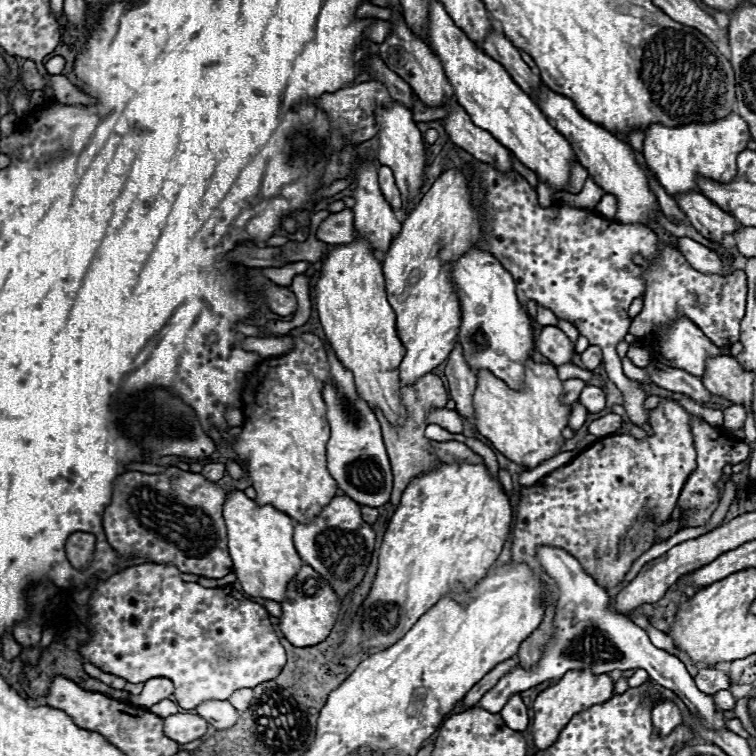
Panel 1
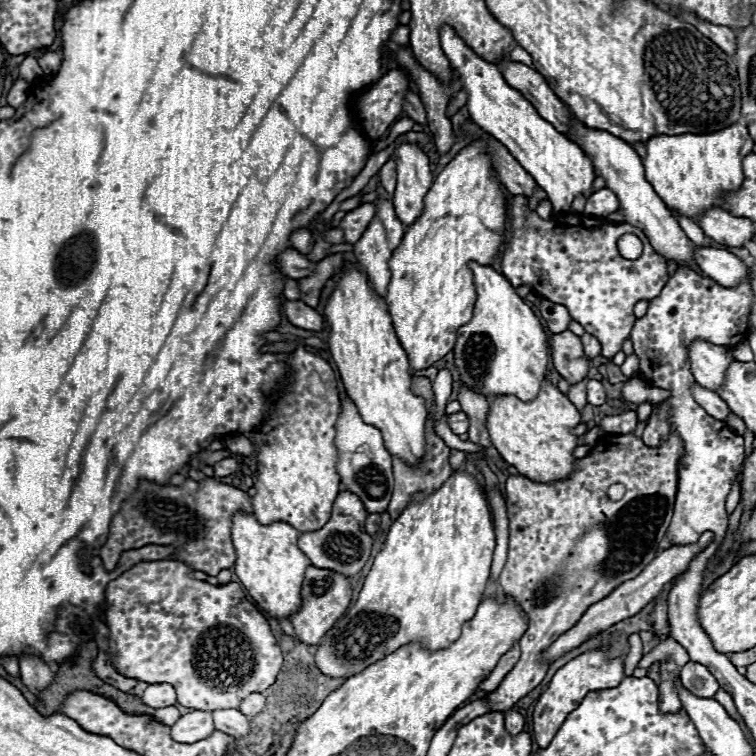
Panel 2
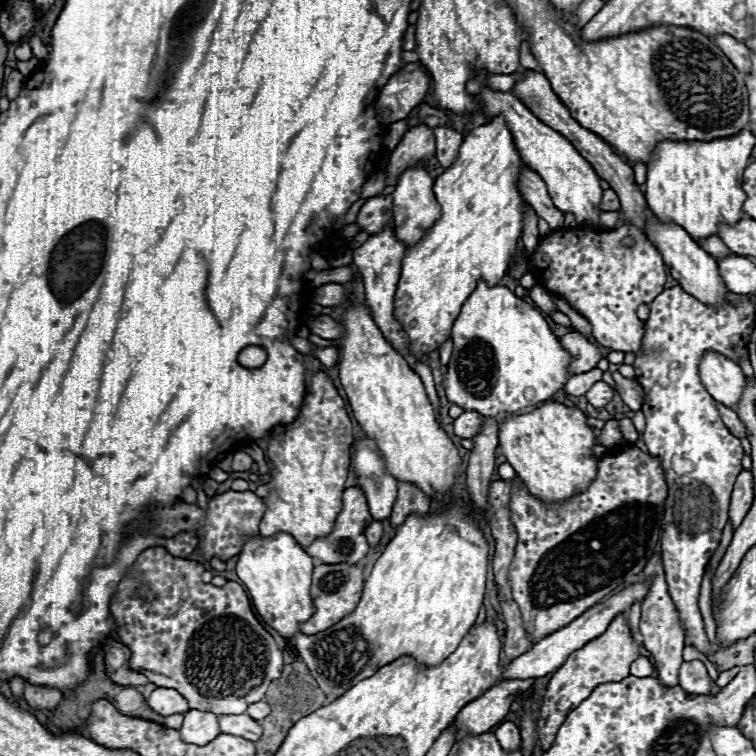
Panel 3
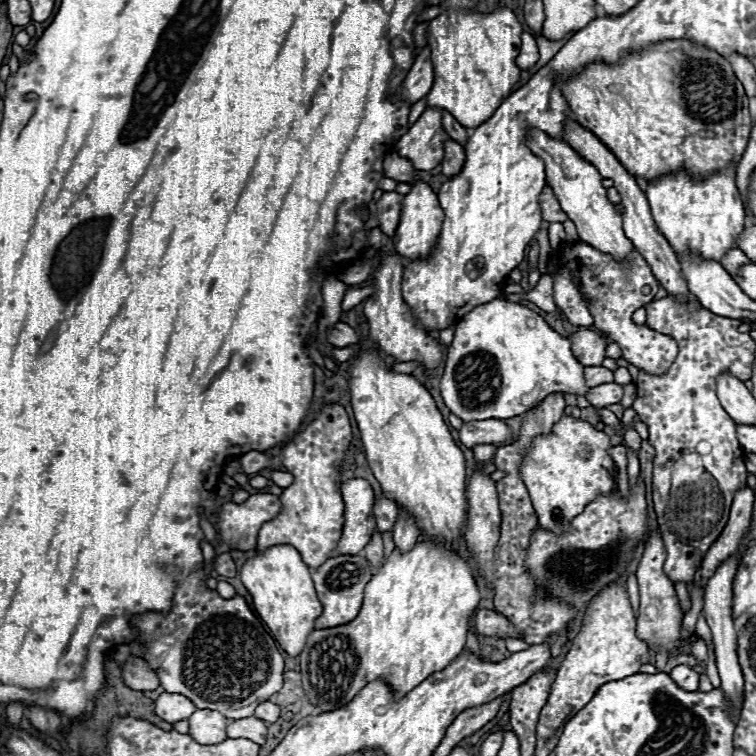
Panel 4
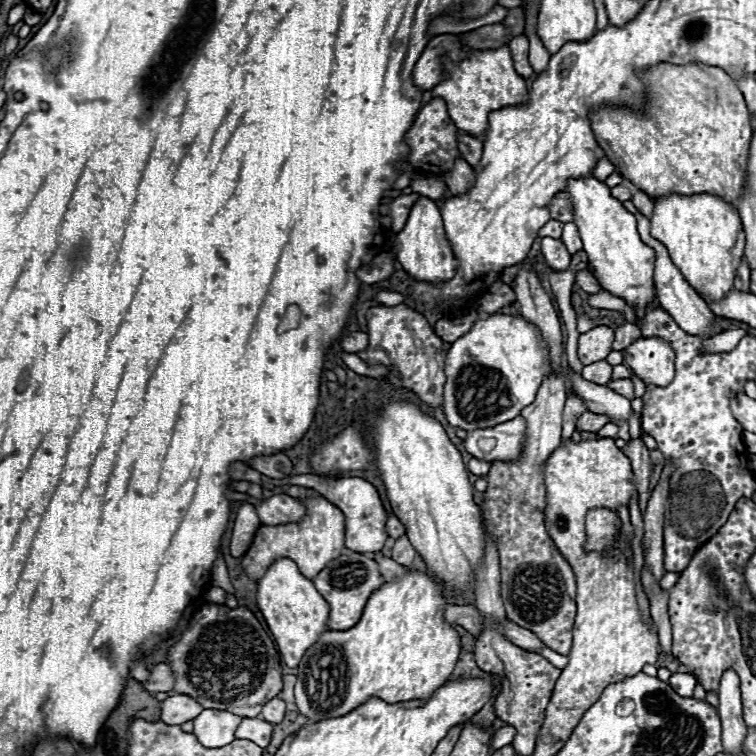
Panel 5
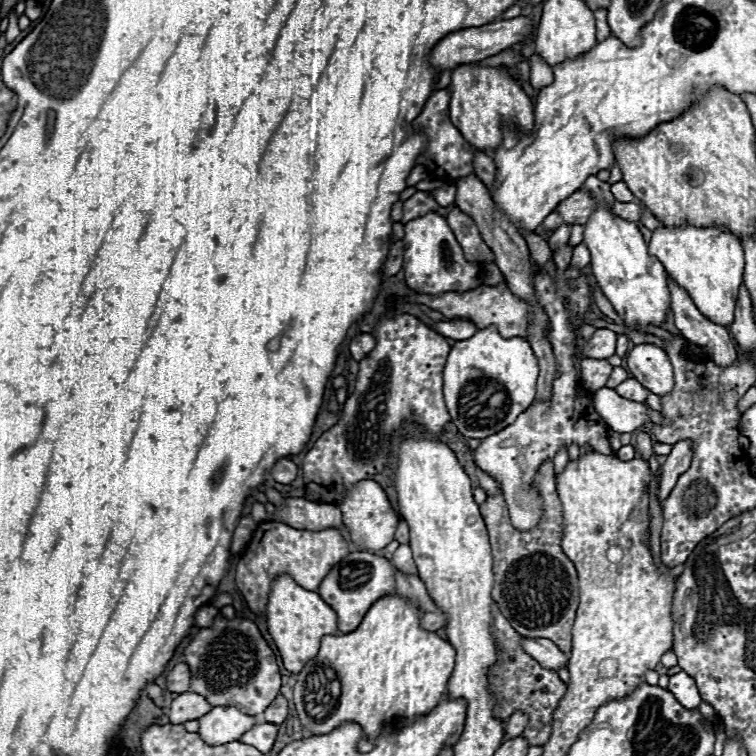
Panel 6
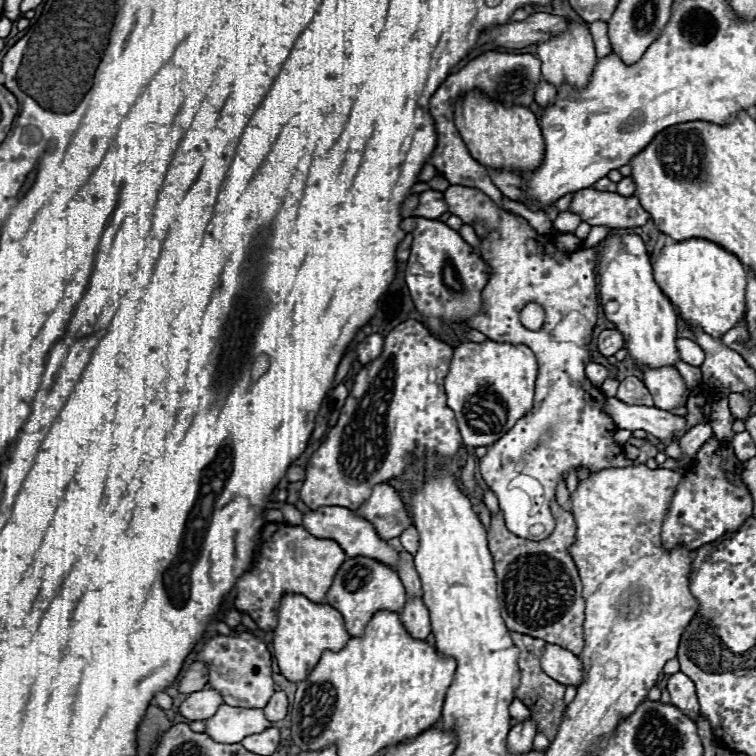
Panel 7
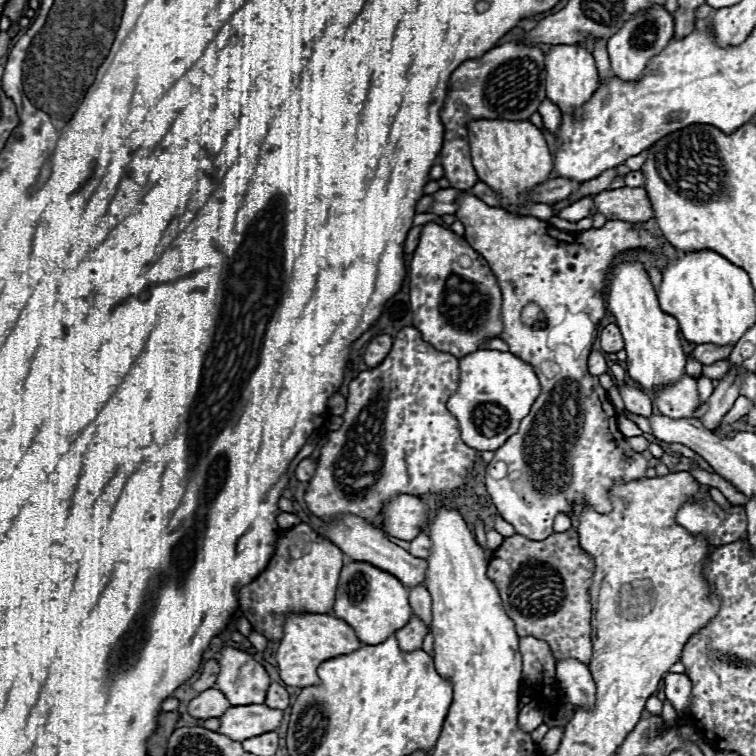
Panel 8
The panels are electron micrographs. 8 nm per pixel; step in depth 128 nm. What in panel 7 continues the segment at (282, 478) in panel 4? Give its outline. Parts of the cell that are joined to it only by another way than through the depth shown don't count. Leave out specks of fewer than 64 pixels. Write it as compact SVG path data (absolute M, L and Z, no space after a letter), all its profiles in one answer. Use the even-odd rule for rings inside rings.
M388 484L374 486L372 496L362 504L362 508L356 510L356 514L372 522L378 536L384 540L398 538L408 526L412 526L406 504L402 502L400 494Z

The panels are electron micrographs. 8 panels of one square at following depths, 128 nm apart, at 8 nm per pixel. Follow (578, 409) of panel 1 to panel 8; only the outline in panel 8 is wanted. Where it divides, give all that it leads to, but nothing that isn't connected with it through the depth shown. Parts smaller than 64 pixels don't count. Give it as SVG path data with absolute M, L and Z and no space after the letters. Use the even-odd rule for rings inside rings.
M592 350L590 356L588 356L588 370L592 376L600 376L604 372L608 372L608 366L606 366L606 358L602 352L598 350Z

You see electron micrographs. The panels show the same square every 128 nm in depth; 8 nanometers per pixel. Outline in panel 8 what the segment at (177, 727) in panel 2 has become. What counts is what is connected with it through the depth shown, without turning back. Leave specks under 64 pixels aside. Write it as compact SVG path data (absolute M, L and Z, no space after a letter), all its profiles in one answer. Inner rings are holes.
M250 704L242 708L230 708L220 716L220 734L232 740L248 740L266 732L274 732L282 722L282 710L268 708L266 704Z

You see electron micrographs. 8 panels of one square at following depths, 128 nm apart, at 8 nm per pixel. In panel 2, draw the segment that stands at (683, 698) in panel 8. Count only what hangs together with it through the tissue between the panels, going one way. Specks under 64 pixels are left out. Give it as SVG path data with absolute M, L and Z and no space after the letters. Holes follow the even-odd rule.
M692 660L682 666L680 680L688 692L694 692L694 696L710 696L712 698L716 694L716 690L720 688L716 678L708 672L708 668L698 662L692 662Z

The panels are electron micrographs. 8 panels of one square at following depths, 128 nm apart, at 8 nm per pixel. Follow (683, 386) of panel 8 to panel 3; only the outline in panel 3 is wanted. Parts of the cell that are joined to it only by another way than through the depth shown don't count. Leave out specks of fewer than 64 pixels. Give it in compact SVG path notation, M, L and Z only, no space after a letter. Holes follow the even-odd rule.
M620 226L610 232L588 232L582 228L552 230L548 236L540 240L534 254L532 252L522 254L522 260L510 268L510 276L520 278L522 274L528 272L532 262L534 262L536 280L542 286L546 286L550 294L560 294L562 298L566 298L572 304L572 308L578 310L592 324L592 334L598 344L610 350L618 350L618 352L634 352L634 354L642 352L642 336L646 332L646 324L636 316L636 308L640 304L650 304L664 290L666 270L664 270L662 256L638 228ZM626 236L634 240L634 246L628 248L622 244Z

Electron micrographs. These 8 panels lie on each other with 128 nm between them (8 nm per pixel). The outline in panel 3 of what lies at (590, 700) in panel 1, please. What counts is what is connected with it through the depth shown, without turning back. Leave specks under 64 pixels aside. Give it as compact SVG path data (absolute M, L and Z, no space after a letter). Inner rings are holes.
M618 614L610 626L606 628L604 634L600 634L598 638L590 640L588 644L584 644L580 650L572 652L566 662L554 672L554 676L548 682L542 706L540 706L540 718L538 718L538 732L540 732L540 746L542 750L550 748L550 742L554 740L562 720L566 720L566 716L578 706L582 704L582 700L586 700L586 696L590 696L590 692L604 682L618 682L624 680L626 676L630 676L630 664L640 658L638 652L640 644L632 638L630 626L624 618L624 614Z

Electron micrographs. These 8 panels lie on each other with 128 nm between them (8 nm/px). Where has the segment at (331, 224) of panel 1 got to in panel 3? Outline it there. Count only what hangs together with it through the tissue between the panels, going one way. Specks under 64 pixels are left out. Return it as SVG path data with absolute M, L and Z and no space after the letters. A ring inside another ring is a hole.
M374 196L368 198L368 202L362 206L360 214L358 214L358 226L368 232L380 232L382 228L388 226L388 222L392 220L392 196Z

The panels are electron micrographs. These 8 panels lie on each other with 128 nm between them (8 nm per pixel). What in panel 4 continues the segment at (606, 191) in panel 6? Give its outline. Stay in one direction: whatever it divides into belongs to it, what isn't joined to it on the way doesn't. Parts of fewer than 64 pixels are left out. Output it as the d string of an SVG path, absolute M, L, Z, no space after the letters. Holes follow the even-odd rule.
M536 128L530 130L528 146L536 156L544 160L546 180L550 188L554 190L554 194L558 196L562 210L576 224L580 240L604 254L610 254L618 262L628 262L628 256L634 250L634 246L624 236L622 214L616 212L616 206L606 198L606 188L602 186L602 176L598 174L598 170L590 162L582 160L566 142L554 140L542 130L536 130Z

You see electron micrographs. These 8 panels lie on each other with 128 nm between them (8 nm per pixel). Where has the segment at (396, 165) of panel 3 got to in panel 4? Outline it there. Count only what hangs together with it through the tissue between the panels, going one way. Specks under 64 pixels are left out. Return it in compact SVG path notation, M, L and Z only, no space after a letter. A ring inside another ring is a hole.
M426 108L426 112L418 118L418 122L398 140L396 152L402 158L408 158L416 170L432 170L444 160L444 144L448 134L442 128L442 108Z

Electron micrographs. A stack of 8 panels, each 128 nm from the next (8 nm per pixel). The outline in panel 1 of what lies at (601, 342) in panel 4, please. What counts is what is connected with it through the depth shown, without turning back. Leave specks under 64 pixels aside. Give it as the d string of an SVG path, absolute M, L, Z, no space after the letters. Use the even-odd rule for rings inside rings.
M544 326L536 336L536 350L546 356L554 366L570 364L576 354L570 338L556 326ZM580 378L564 380L564 394L562 394L562 402L568 404L568 406L572 406L572 404L578 400L578 396L580 396L580 392L582 392L584 386L586 386L586 382L580 380Z

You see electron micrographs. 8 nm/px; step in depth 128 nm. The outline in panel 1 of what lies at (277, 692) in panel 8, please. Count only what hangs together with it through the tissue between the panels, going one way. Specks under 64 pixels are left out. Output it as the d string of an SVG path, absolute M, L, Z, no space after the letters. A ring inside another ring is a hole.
M244 688L244 690L238 690L230 696L230 704L238 710L238 712L244 712L246 708L250 708L252 704L252 698L254 698L254 692L250 688Z

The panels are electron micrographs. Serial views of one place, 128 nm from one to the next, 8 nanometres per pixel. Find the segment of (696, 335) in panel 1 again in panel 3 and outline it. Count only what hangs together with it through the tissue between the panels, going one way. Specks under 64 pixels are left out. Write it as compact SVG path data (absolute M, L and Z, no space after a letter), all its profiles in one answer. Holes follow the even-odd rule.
M714 352L706 354L700 362L700 378L716 402L726 404L728 408L738 406L746 378L736 362Z

